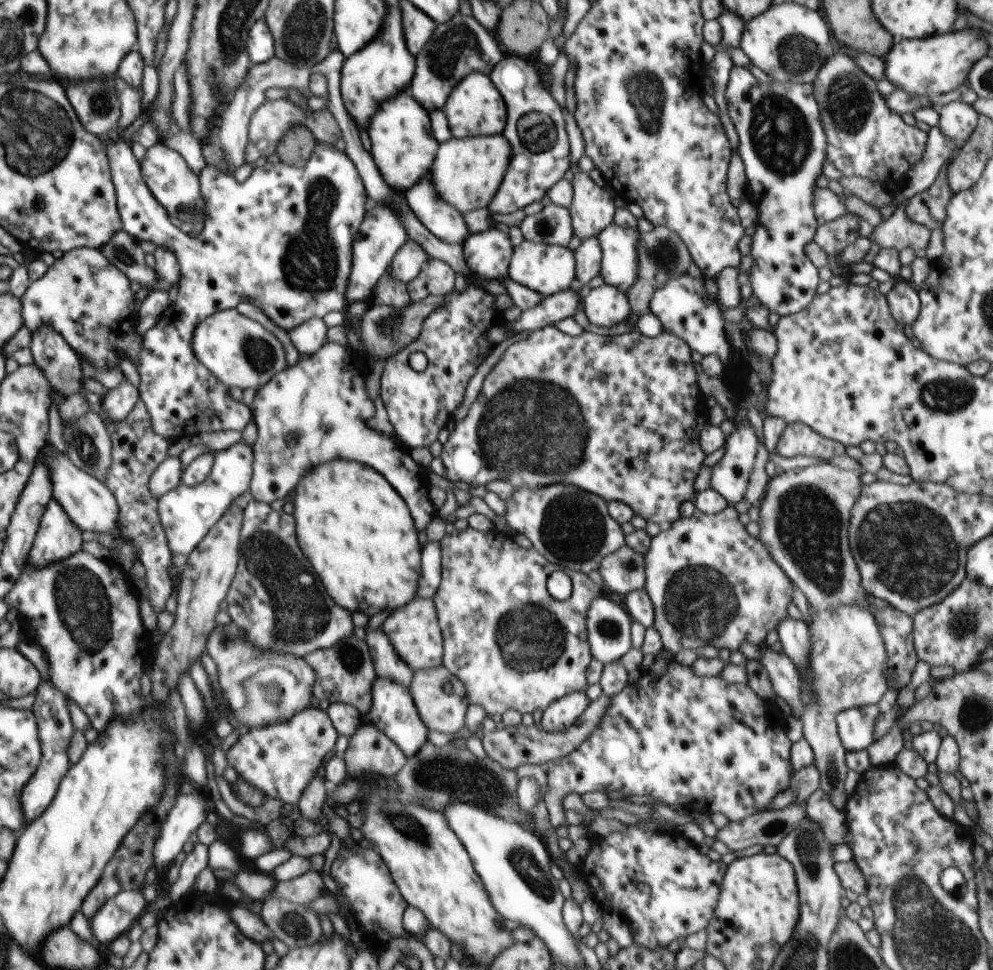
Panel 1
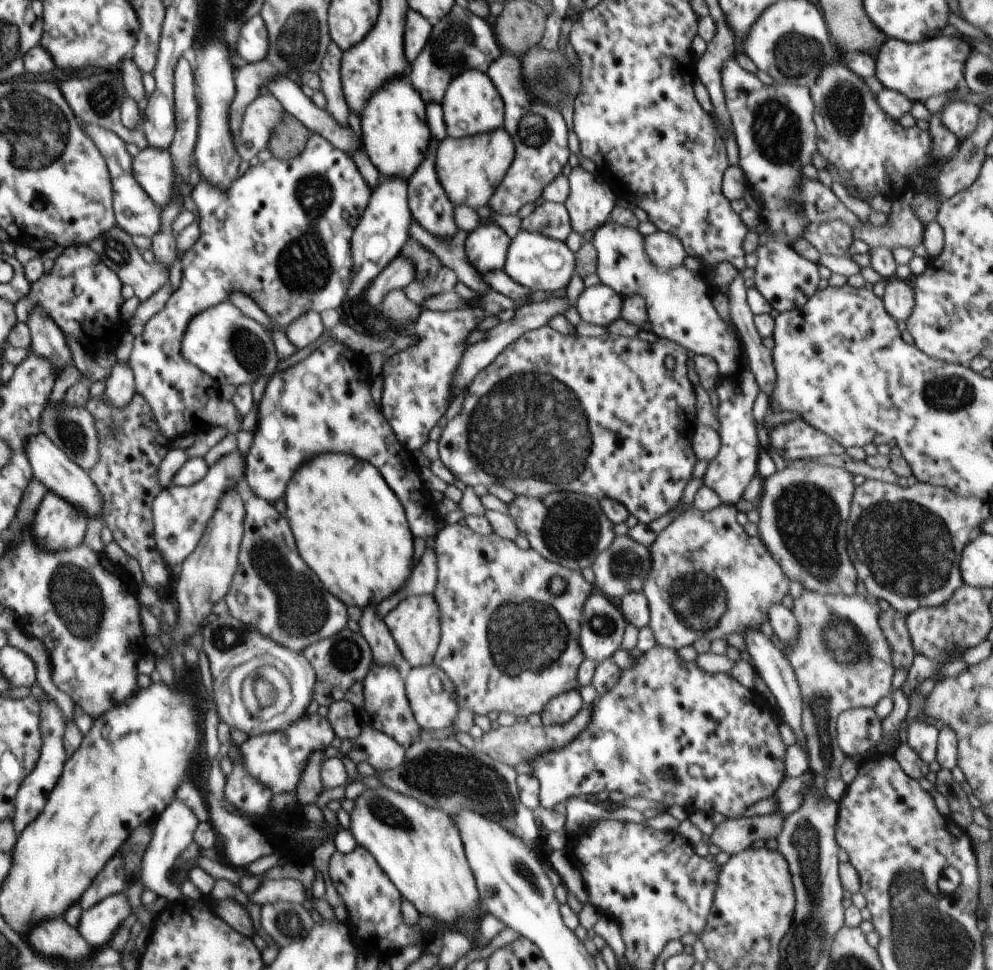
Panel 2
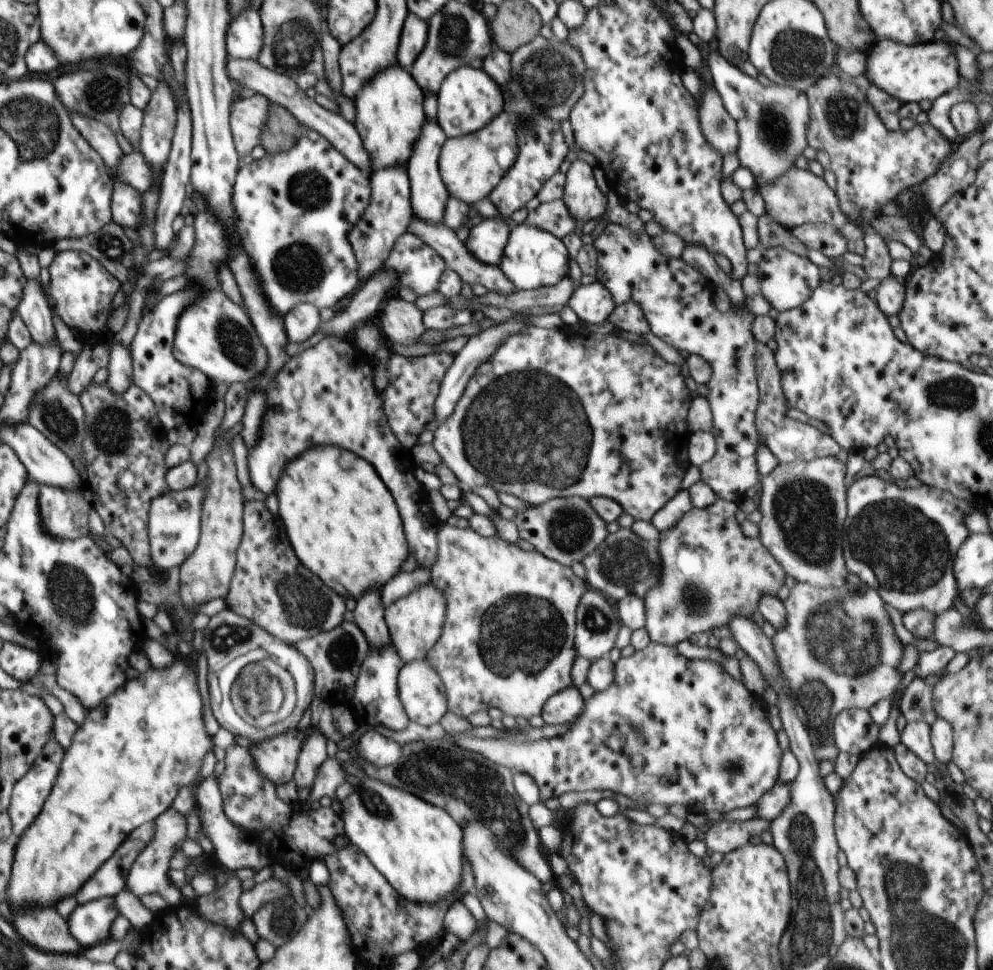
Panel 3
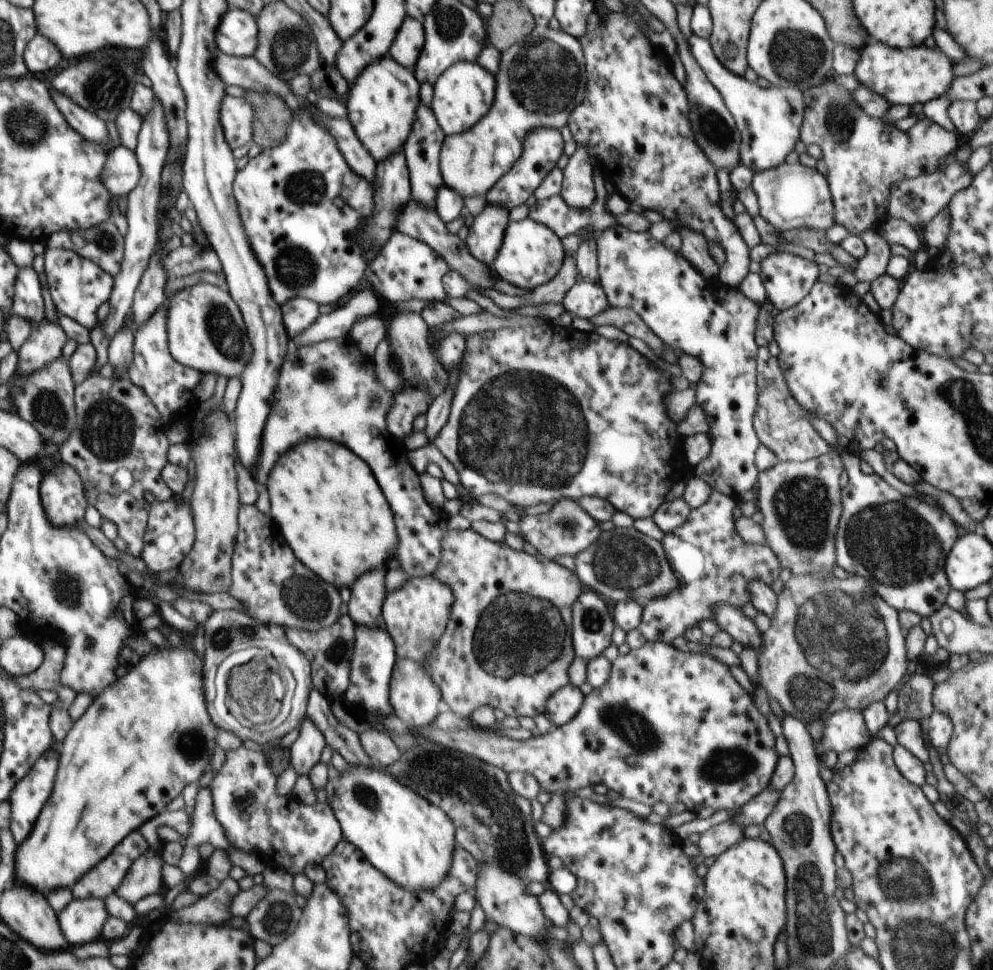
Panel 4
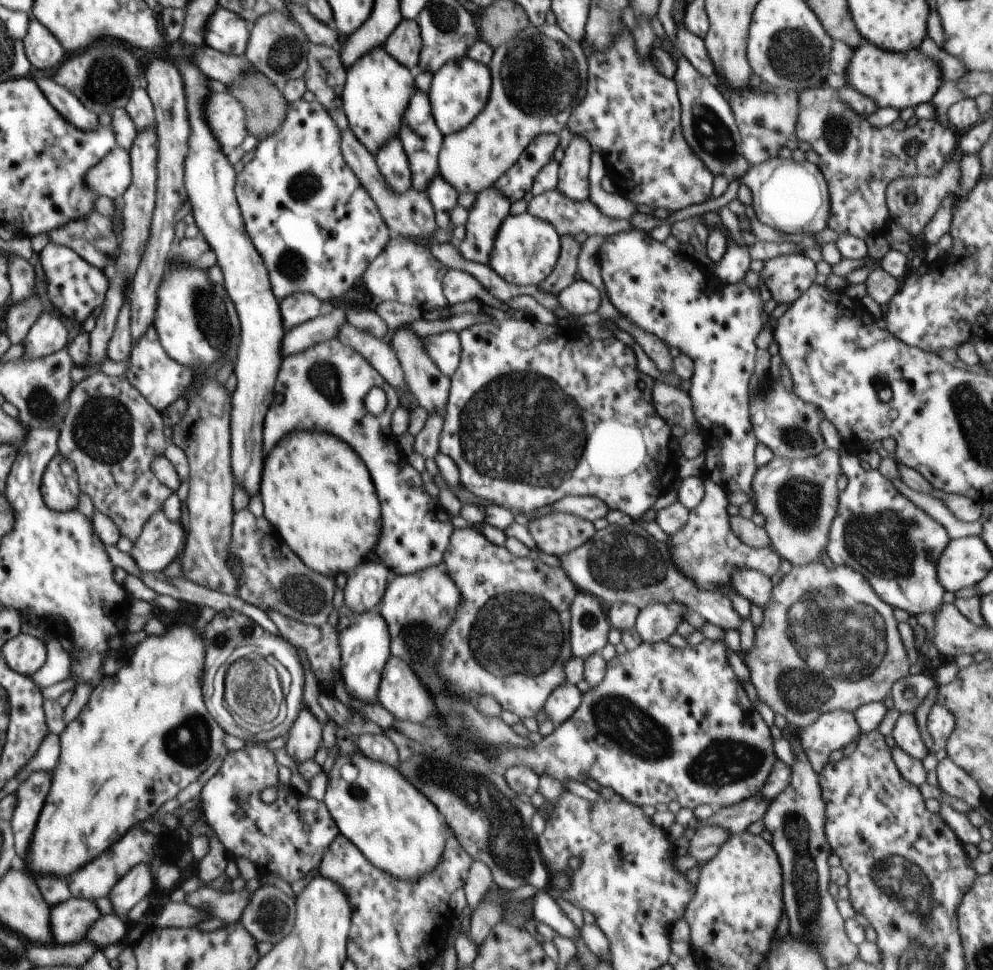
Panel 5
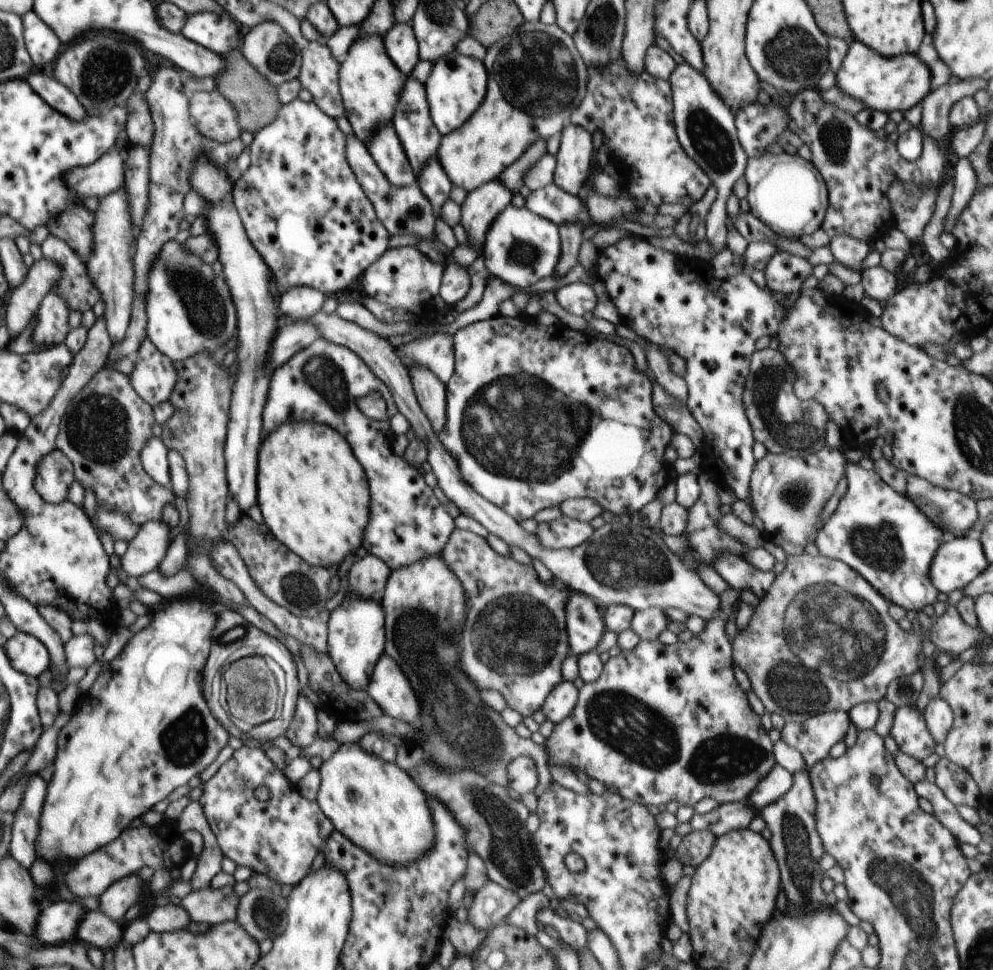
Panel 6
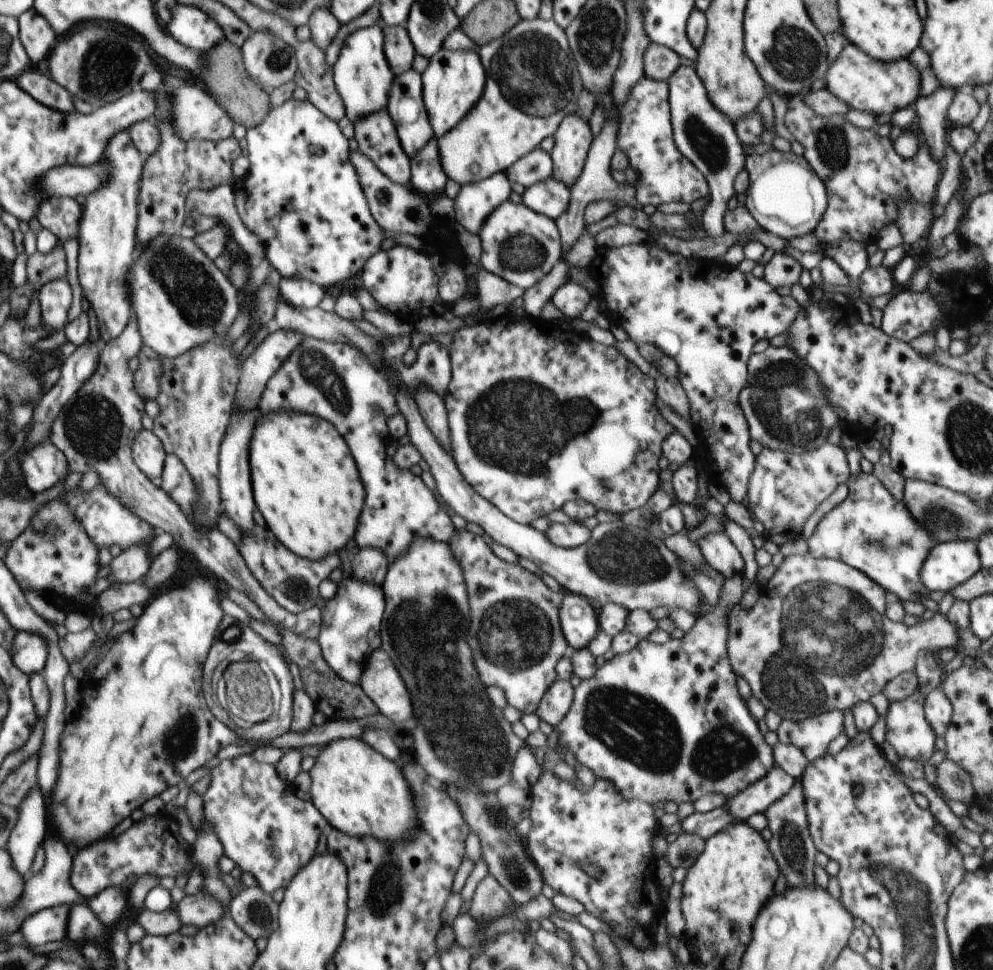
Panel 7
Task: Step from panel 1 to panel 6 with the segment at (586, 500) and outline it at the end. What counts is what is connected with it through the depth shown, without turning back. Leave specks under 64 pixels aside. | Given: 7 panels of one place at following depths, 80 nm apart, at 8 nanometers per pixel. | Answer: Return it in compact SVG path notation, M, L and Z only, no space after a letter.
M563 514L555 520L538 524L533 533L544 547L558 550L573 549L581 545L594 531L590 523Z

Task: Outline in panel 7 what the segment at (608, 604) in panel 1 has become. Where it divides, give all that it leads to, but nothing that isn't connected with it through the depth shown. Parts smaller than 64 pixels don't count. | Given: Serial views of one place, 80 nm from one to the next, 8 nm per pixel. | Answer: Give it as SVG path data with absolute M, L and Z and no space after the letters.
M566 592L559 608L561 629L570 649L586 649L598 634L598 615L586 597Z

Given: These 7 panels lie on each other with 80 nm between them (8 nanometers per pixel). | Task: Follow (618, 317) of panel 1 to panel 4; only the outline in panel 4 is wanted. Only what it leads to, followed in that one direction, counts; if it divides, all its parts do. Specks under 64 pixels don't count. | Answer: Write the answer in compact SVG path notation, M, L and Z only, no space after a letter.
M583 279L577 282L563 298L563 307L573 317L589 321L610 306L604 289L598 282Z

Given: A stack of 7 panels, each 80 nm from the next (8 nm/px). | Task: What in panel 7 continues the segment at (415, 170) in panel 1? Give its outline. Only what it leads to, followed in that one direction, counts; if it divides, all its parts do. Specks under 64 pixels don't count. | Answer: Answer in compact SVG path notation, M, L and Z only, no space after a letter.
M374 25L353 32L344 43L340 56L333 66L333 79L337 94L342 97L345 116L353 125L364 117L387 110L395 74L386 60L382 25Z

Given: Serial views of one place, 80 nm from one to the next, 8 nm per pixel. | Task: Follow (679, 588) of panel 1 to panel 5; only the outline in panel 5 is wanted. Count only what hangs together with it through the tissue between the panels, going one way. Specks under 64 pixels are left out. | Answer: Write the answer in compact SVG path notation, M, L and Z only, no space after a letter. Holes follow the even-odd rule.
M704 478L705 495L702 502L689 510L686 524L669 536L667 542L673 561L679 571L697 583L703 591L717 591L718 586L732 586L731 579L735 571L755 570L767 577L774 576L780 568L781 558L772 546L755 549L739 539L730 526L728 515L728 492L710 478ZM650 602L648 606L639 609L635 620L635 629L643 641L659 643L667 641L669 636L677 632L679 624L684 620L686 607L683 604Z

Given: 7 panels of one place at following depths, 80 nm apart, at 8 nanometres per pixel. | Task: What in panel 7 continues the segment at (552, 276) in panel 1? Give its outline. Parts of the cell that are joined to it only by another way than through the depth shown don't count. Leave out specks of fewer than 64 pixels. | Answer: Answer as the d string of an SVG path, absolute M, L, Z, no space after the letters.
M503 202L484 221L478 236L482 246L480 266L523 289L542 280L563 256L555 220L531 211L524 203Z

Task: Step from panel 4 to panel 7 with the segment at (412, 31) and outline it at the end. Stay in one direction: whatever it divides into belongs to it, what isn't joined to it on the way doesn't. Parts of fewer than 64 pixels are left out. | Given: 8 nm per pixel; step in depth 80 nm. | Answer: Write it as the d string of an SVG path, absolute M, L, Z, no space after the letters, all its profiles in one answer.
M382 25L384 33L384 52L390 68L396 75L413 68L413 60L417 55L412 39L405 26Z

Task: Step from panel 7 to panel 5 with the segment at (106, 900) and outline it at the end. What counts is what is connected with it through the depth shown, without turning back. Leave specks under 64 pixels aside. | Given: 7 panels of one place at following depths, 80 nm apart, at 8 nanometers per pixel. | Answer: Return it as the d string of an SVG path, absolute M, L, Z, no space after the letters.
M138 864L134 866L134 870L130 870L130 874L126 874L126 878L122 878L122 882L118 882L118 890L114 890L114 894L108 896L114 904L116 915L123 921L128 921L127 914L132 906L142 898L148 897L152 890L156 895L152 868L148 864Z

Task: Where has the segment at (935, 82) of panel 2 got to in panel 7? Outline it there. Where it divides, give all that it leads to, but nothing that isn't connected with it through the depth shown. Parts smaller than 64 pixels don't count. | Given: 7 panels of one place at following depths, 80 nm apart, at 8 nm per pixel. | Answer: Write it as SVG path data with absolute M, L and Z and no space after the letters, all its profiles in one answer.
M848 43L844 47L844 50L839 52L837 59L833 63L830 63L824 79L826 81L824 88L832 92L840 100L844 99L852 109L866 111L876 116L880 114L892 114L907 106L914 106L921 96L921 72L908 59L882 62L872 58L869 54L866 54L865 50L852 43Z

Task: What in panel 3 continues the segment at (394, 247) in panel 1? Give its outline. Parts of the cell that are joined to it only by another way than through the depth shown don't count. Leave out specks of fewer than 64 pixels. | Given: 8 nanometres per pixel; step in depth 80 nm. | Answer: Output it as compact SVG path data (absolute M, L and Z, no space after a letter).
M406 166L373 171L369 179L371 182L370 202L349 234L353 253L358 261L359 278L362 282L366 282L376 271L380 271L385 266L385 260L390 256L395 242L400 235L408 232L413 214Z

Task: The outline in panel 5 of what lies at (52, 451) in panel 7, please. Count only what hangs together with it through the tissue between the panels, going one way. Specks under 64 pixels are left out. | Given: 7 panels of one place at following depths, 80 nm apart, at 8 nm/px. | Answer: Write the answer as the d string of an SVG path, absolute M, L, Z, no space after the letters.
M60 452L49 462L41 482L41 493L54 511L64 513L77 509L81 495L78 477L74 463L66 460Z

